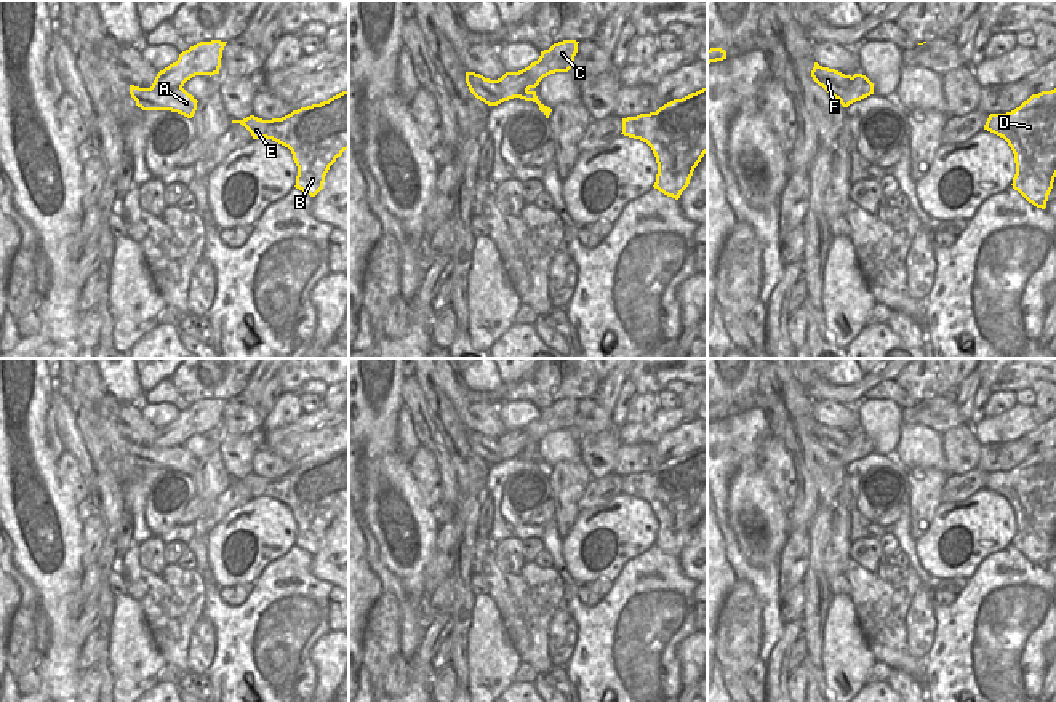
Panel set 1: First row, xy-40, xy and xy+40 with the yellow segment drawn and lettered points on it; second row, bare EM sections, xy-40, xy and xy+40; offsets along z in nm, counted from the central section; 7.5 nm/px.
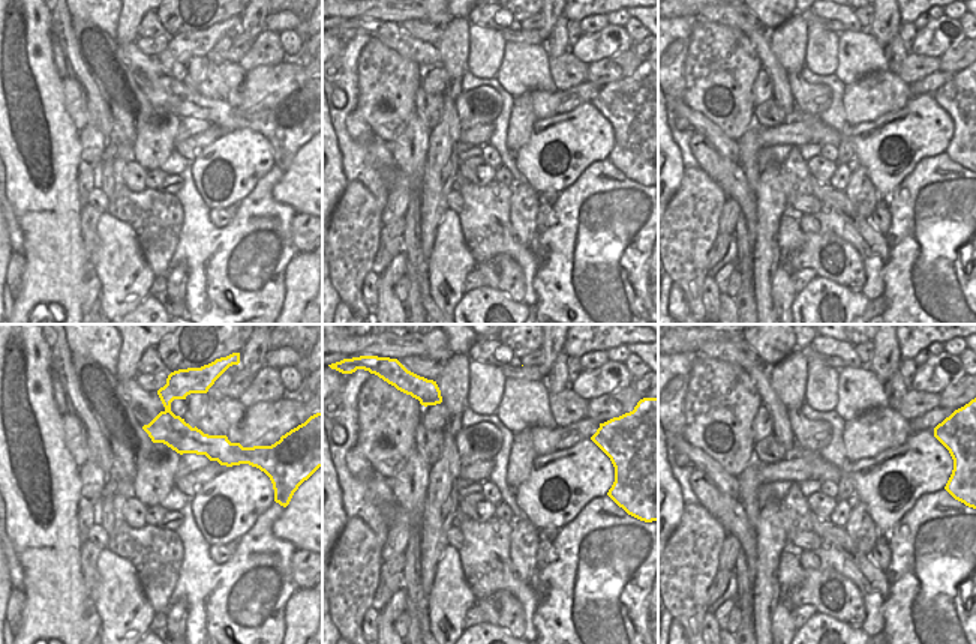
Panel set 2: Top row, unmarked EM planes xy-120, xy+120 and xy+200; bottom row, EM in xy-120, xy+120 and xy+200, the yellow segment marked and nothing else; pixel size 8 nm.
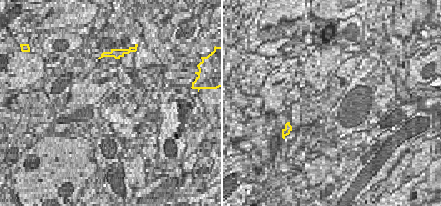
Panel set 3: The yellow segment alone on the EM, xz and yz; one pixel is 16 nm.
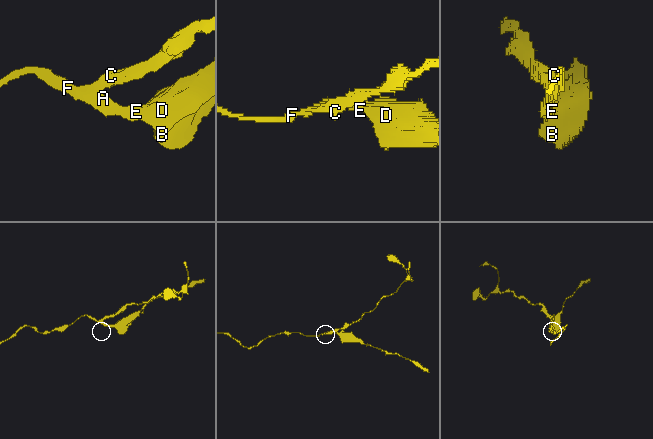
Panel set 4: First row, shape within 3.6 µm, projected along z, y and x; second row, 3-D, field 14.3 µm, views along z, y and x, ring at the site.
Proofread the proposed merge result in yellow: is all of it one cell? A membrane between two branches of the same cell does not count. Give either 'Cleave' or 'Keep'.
Cleave

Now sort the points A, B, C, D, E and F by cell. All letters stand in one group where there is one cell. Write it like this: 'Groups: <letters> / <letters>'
Groups: A B D E F / C

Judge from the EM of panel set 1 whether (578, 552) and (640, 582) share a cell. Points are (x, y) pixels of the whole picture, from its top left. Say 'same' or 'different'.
different

